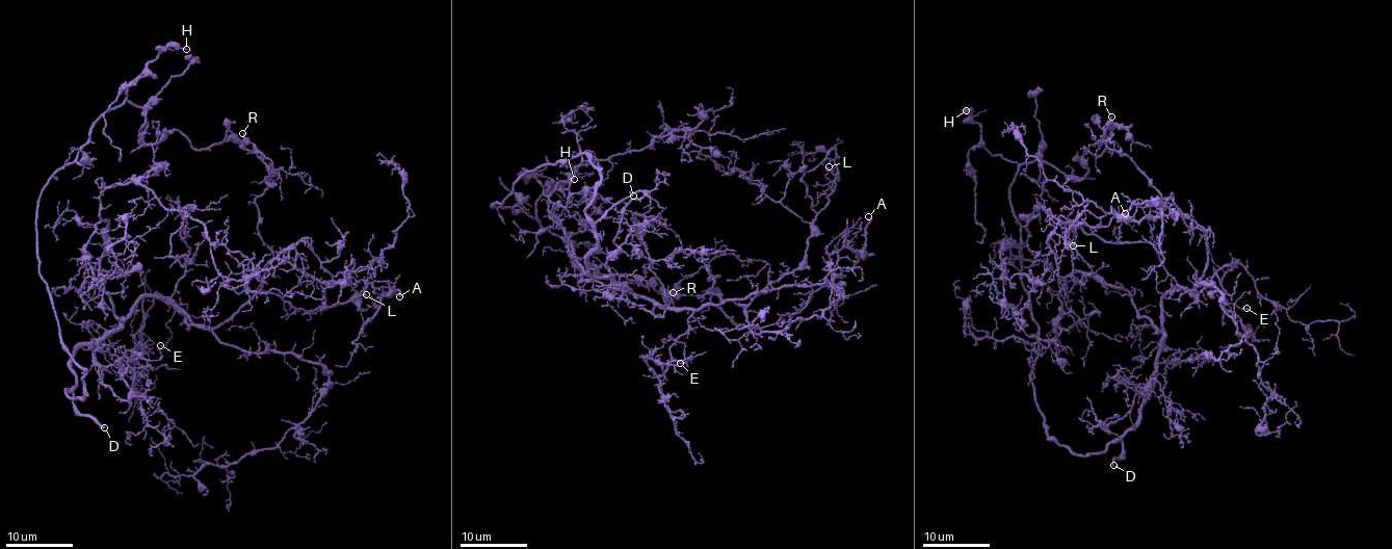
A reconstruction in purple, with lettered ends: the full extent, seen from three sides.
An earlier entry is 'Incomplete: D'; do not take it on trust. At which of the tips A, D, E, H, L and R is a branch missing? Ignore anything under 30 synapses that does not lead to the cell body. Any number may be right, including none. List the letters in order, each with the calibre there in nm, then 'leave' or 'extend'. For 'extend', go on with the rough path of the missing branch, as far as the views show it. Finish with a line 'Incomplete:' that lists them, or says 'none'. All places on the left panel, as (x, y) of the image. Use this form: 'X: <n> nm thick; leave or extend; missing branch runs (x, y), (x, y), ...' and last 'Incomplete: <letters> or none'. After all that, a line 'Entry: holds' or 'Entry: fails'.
A: 240 nm thick; leave
D: 240 nm thick; extend; missing branch runs (104, 427), (88, 506), (100, 548)
E: 190 nm thick; leave
H: 150 nm thick; leave
L: 150 nm thick; leave
R: 220 nm thick; leave
Incomplete: D
Entry: holds

